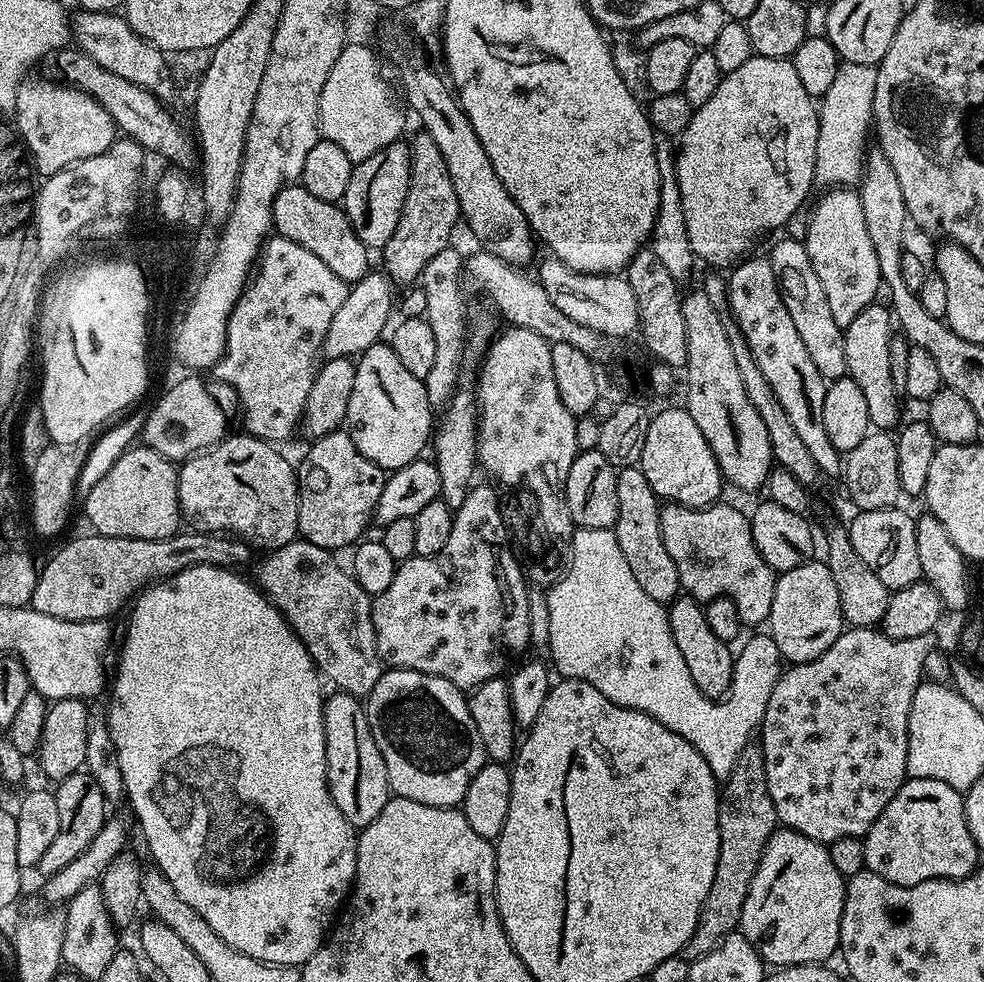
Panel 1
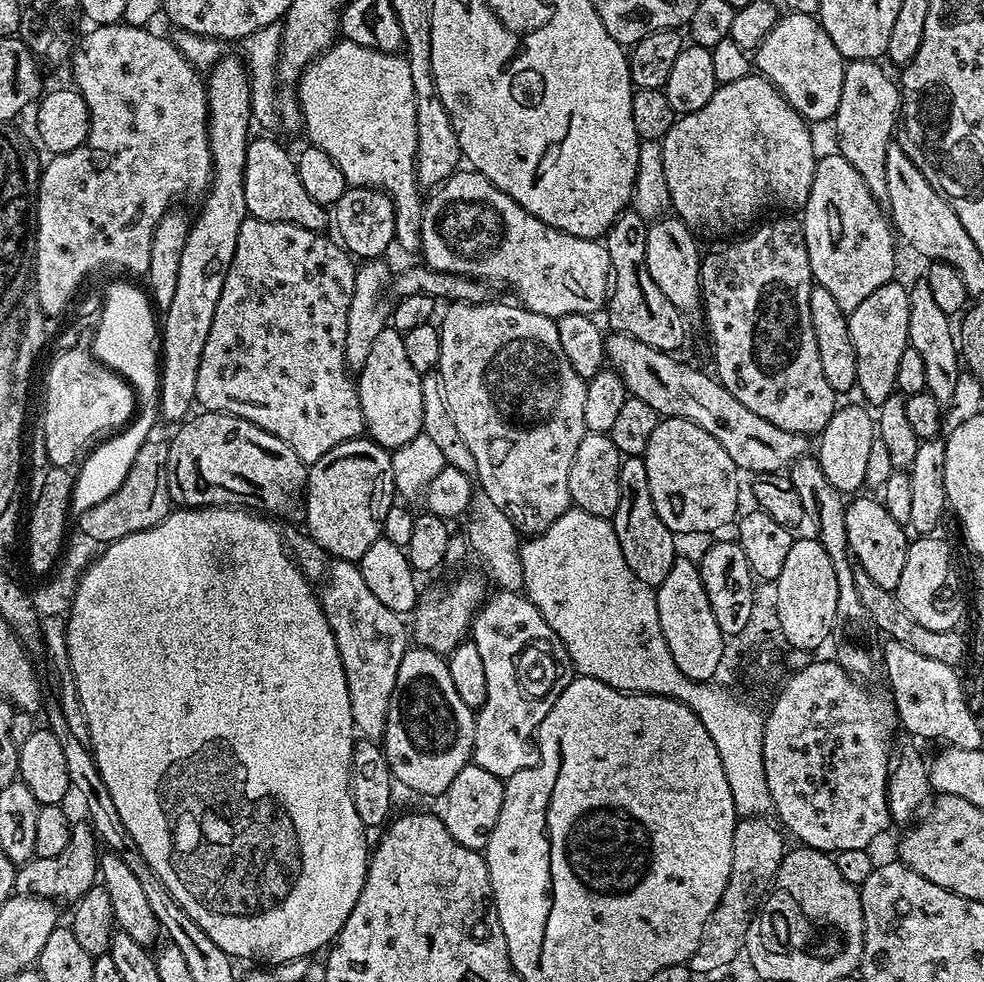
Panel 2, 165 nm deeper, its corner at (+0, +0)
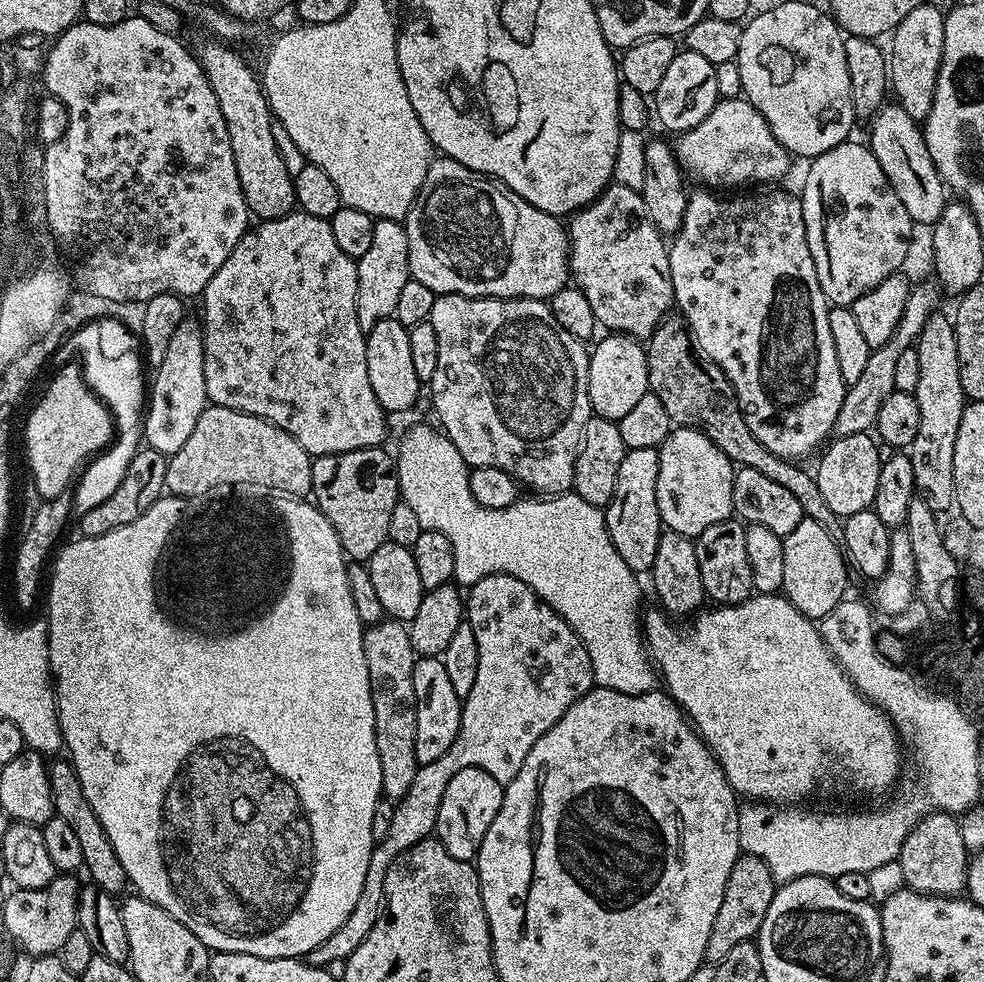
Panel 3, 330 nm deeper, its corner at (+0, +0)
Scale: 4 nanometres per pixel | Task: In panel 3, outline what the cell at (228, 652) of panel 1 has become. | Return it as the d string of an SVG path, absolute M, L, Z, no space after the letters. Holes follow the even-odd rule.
M250 480L250 482L248 482L248 485L247 485L247 486L246 486L246 487L244 487L244 490L236 490L236 491L235 491L235 492L234 492L234 493L232 493L232 492L230 492L230 491L228 491L228 490L217 490L217 492L216 492L216 493L214 493L214 494L213 494L213 495L210 495L210 496L207 496L207 497L201 497L201 498L200 498L200 500L194 500L194 501L191 501L191 500L189 500L189 499L188 499L188 497L182 497L182 496L173 496L173 495L171 495L171 494L165 494L165 495L163 495L163 496L161 496L161 497L160 497L160 499L159 499L159 500L157 500L157 501L156 501L156 504L155 504L155 505L154 505L154 506L150 506L150 510L149 510L149 511L148 511L148 512L147 512L147 513L146 513L146 514L142 514L142 518L138 518L138 519L136 519L136 521L134 521L134 522L130 522L130 526L126 526L126 527L125 527L125 528L119 528L119 529L118 529L118 530L110 530L110 534L102 534L102 535L101 535L101 536L80 536L80 537L79 537L79 539L77 539L77 541L78 541L78 542L77 542L77 544L68 544L68 545L66 545L66 546L65 546L65 548L64 548L64 549L62 549L62 548L63 548L63 547L61 547L61 548L60 548L60 549L59 549L59 551L57 551L57 552L56 552L56 553L55 553L55 556L54 556L54 562L55 562L55 560L56 560L56 565L54 565L54 566L53 566L53 564L52 564L52 565L51 565L51 568L50 568L50 574L51 574L51 570L52 570L52 581L50 581L50 582L49 582L49 580L48 580L48 581L47 581L47 584L46 584L46 594L47 594L47 590L48 590L48 617L46 617L46 623L47 623L47 625L48 625L48 661L49 661L49 662L50 662L50 666L51 666L51 667L52 667L52 678L53 678L53 681L54 681L54 687L55 687L55 690L56 690L56 709L57 709L57 710L58 710L58 722L59 722L59 723L60 723L60 729L61 729L61 730L62 730L62 738L63 738L63 739L64 739L64 748L65 748L65 749L66 749L66 756L67 756L67 759L68 759L68 760L69 760L69 761L70 761L70 762L71 762L71 763L72 763L72 765L73 765L73 766L74 766L74 770L75 770L75 771L76 771L76 773L77 773L77 774L78 774L78 782L82 782L82 794L86 794L86 802L90 802L90 810L94 810L94 814L98 814L98 822L102 822L102 830L106 830L106 838L110 838L110 846L114 846L114 854L118 854L118 862L122 862L122 870L126 870L126 874L127 874L127 875L128 875L128 882L129 882L129 885L131 885L131 887L132 887L132 888L133 888L133 889L135 889L135 891L136 891L136 892L137 892L137 893L139 893L139 895L141 895L141 896L143 896L143 897L144 897L144 899L146 899L146 900L149 900L149 901L150 901L150 902L154 902L154 903L155 903L155 904L157 904L157 905L158 905L158 906L162 906L162 910L166 910L166 914L170 914L170 915L171 915L171 916L173 916L173 917L174 917L174 918L178 918L178 922L182 922L182 926L186 926L186 930L190 930L190 931L191 931L191 932L192 932L192 933L193 933L193 934L195 934L195 935L196 935L196 936L197 936L197 937L198 937L198 939L200 939L200 941L202 941L202 943L204 943L204 945L205 945L205 946L207 946L207 947L208 947L208 949L209 949L209 950L211 950L211 951L212 951L212 952L241 952L241 953L242 953L242 954L254 954L254 955L255 955L255 956L257 956L257 957L258 957L258 958L304 958L304 957L307 957L307 955L308 955L308 952L309 952L309 951L310 951L310 950L314 950L314 946L322 946L322 942L326 942L326 938L330 938L330 934L334 934L334 930L338 930L338 926L342 926L342 922L346 922L346 918L350 918L350 910L354 910L354 906L358 906L358 898L359 898L359 897L360 897L360 895L361 895L361 894L362 894L362 882L366 882L366 866L370 866L370 854L371 854L371 853L372 853L372 849L373 849L373 847L374 847L374 841L373 841L373 838L372 838L372 823L373 823L373 822L374 822L374 810L375 810L375 809L376 809L376 808L377 808L377 807L378 807L378 806L379 806L379 805L380 805L380 802L381 802L381 799L382 799L382 793L383 793L383 790L384 790L384 787L383 787L383 786L382 786L382 762L378 762L378 742L377 742L377 741L376 741L376 723L375 723L375 722L374 722L374 698L373 698L373 697L372 697L372 695L371 695L371 694L370 694L370 674L369 674L369 673L368 673L368 672L367 672L367 670L366 670L366 665L365 665L365 663L364 663L364 633L365 633L365 631L366 631L366 625L365 625L365 624L364 624L364 623L363 623L363 622L361 622L361 620L360 620L360 618L359 618L359 616L357 616L357 615L356 615L356 606L355 606L355 604L354 604L354 598L353 598L353 597L352 597L352 593L351 593L351 592L349 592L349 591L348 591L348 566L349 566L349 561L348 561L348 560L347 560L347 559L344 559L344 558L342 558L342 549L341 549L341 546L340 546L340 539L339 539L339 538L338 538L338 534L337 534L337 533L336 533L336 531L334 531L334 530L333 530L333 529L332 529L332 527L331 527L331 526L330 526L330 522L329 522L329 521L328 521L328 520L325 520L325 518L324 518L324 515L322 515L322 514L321 514L321 512L320 512L320 511L318 511L318 509L317 509L317 507L316 507L316 505L315 505L315 503L312 503L312 502L302 502L302 500L301 500L301 497L299 497L299 496L296 496L296 495L295 495L295 494L293 494L293 493L292 493L292 492L291 492L291 490L288 490L288 491L284 491L284 490L281 490L281 489L278 489L278 487L276 487L276 485L273 485L273 484L265 484L265 483L263 483L263 482L262 482L262 481L261 481L261 480ZM304 503L308 503L308 504L304 504ZM181 512L182 512L182 513L184 513L184 514L186 514L186 513L188 513L188 514L187 514L187 516L186 516L186 518L187 518L187 521L186 521L186 522L184 522L184 521L182 521L182 520L180 520L180 514L181 514ZM60 551L61 551L61 552L60 552ZM59 552L60 552L60 553L59 553ZM48 582L49 582L49 584L48 584ZM168 620L176 620L176 624L180 624L180 628L188 628L188 632L208 632L208 636L224 636L224 648L223 648L223 646L222 646L222 645L220 645L220 644L200 644L200 636L176 636L176 628L168 628ZM67 752L68 752L68 753L67 753ZM135 887L136 887L136 888L135 888Z

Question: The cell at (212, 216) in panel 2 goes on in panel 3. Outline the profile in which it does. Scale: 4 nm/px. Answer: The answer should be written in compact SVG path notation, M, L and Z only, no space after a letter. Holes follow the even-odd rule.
M185 318L178 322L178 330L170 341L170 347L162 358L162 366L154 369L150 380L150 395L144 413L143 443L162 455L173 456L190 438L198 418L209 407L204 373L204 326L199 319Z

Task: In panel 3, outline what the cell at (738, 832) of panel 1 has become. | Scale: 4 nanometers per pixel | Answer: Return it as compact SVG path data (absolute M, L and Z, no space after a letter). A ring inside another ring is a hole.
M741 854L734 862L734 870L730 870L730 878L726 881L726 894L722 894L722 906L718 910L718 918L714 918L714 930L710 930L710 942L706 942L707 962L718 962L738 942L746 942L759 937L762 918L766 918L766 910L770 910L770 902L774 898L778 882L770 874L770 866L762 862L762 858L754 858Z

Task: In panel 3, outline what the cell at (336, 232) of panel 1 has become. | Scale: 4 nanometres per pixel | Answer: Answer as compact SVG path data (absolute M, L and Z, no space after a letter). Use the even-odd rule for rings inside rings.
M208 38L208 41L201 46L200 49L195 49L194 55L200 64L204 68L204 73L206 78L210 82L210 86L214 90L214 98L218 98L218 107L222 109L222 118L226 118L226 130L230 130L230 146L234 150L234 166L238 166L238 180L242 186L242 194L246 198L248 203L249 213L253 217L259 218L260 220L277 220L280 216L286 216L289 212L293 211L297 207L296 203L296 181L294 177L290 174L290 170L286 170L286 162L282 162L282 154L278 154L278 146L274 142L274 130L272 125L274 123L274 117L272 115L272 108L268 105L268 99L264 93L262 87L262 80L259 75L256 76L252 73L251 68L248 66L247 62L239 56L238 53L232 49L233 45L231 43L225 42L220 38Z

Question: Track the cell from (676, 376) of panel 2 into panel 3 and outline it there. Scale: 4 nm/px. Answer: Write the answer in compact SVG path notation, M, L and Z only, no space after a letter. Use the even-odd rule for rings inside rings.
M935 283L916 284L911 294L906 298L906 310L902 310L902 318L898 322L898 330L890 334L890 342L886 342L881 348L872 349L870 362L866 362L864 372L858 377L844 393L842 410L838 412L838 418L832 427L832 436L849 436L850 434L871 433L876 426L878 410L882 410L882 402L890 398L890 394L896 391L894 386L894 362L898 362L898 354L902 350L913 347L920 339L922 328L926 322L937 311L940 304L942 292ZM933 284L933 285L932 285Z

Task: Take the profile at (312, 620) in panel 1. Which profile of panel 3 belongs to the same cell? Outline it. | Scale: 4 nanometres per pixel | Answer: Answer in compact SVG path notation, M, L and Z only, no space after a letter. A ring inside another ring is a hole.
M385 618L378 624L371 625L364 633L364 663L366 670L370 674L370 694L374 698L374 722L376 723L376 741L378 742L378 762L382 762L382 786L384 787L383 795L387 799L395 802L401 800L406 794L406 790L410 790L410 786L414 783L414 776L418 774L421 764L418 762L418 754L414 750L414 738L418 734L418 710L416 709L416 691L414 690L414 666L418 659L414 646L411 645L411 634L409 629L405 627L399 620Z

